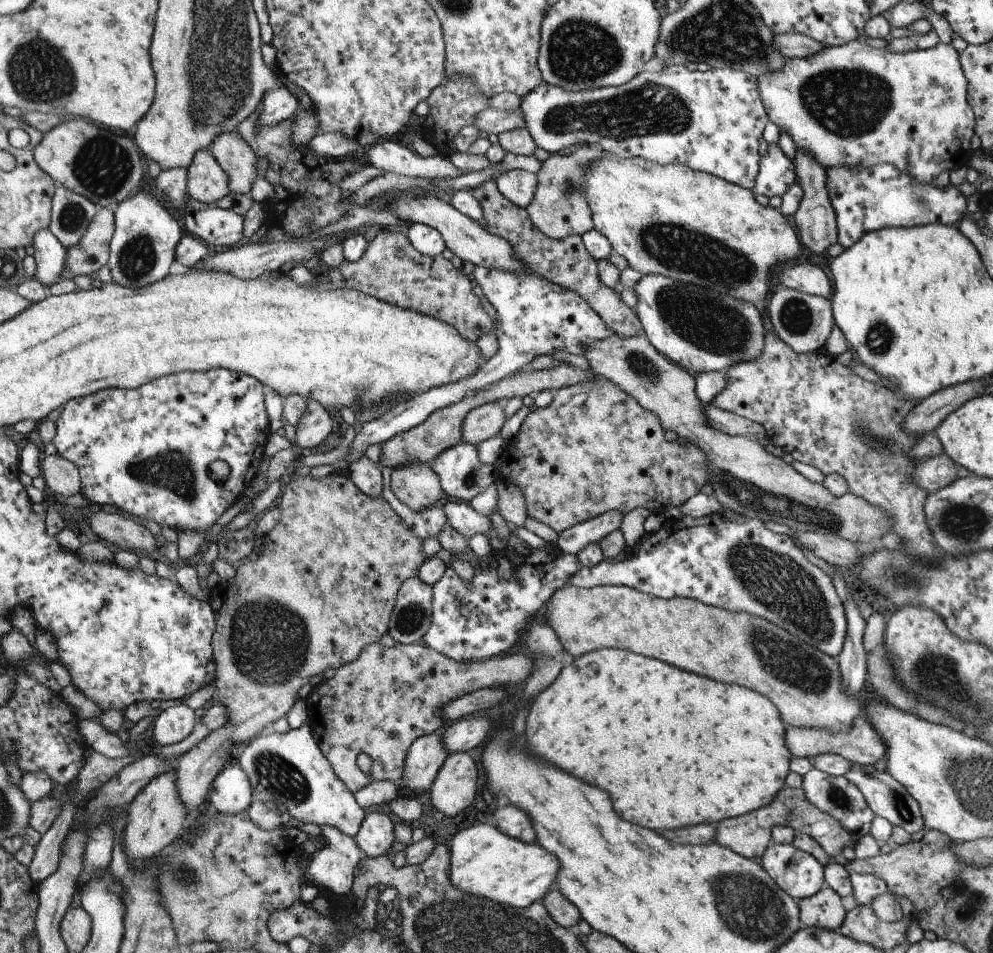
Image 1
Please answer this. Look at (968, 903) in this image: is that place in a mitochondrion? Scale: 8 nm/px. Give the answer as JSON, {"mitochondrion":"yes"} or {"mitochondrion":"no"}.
{"mitochondrion":"yes"}

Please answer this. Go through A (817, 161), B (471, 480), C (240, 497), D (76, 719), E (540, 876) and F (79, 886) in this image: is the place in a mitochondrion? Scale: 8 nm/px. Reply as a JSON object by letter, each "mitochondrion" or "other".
{"A":"other","B":"mitochondrion","C":"other","D":"other","E":"other","F":"other"}

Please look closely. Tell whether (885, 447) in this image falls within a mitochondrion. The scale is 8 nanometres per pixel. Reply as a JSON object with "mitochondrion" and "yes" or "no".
{"mitochondrion":"yes"}

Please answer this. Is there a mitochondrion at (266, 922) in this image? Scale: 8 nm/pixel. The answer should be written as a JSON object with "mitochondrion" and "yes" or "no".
{"mitochondrion":"no"}

